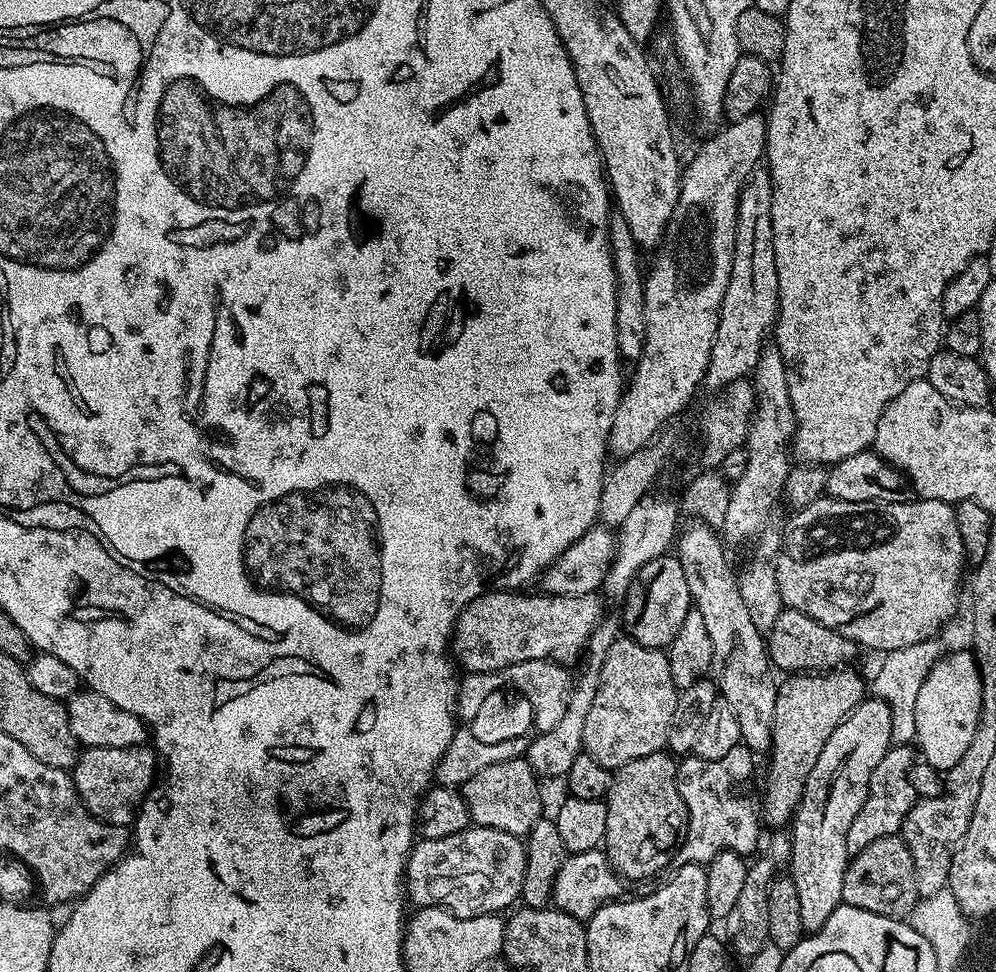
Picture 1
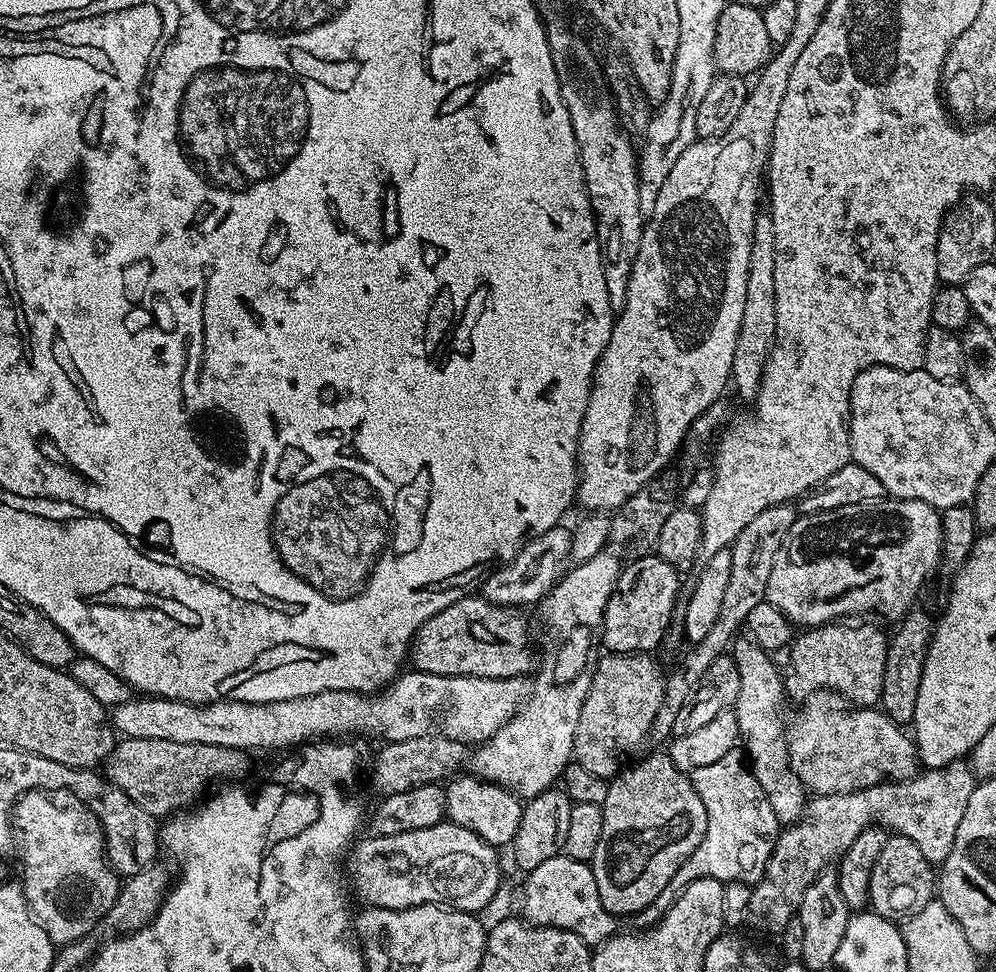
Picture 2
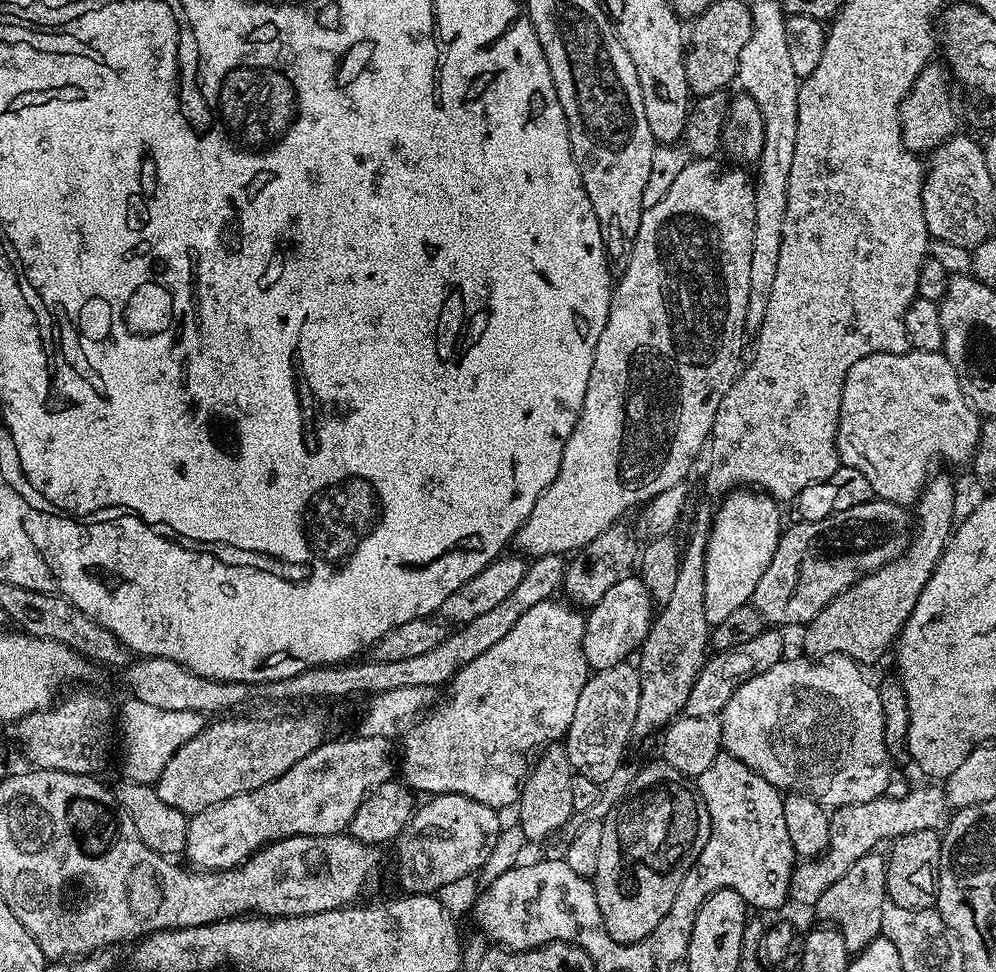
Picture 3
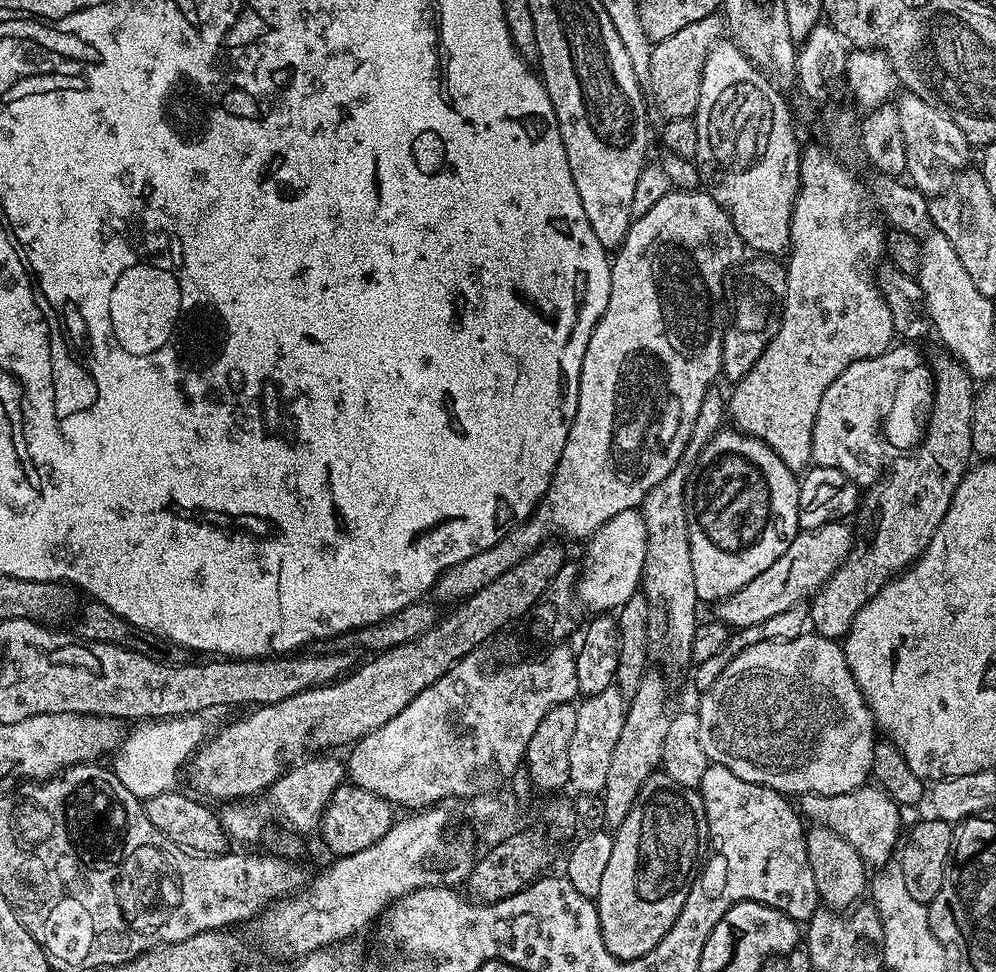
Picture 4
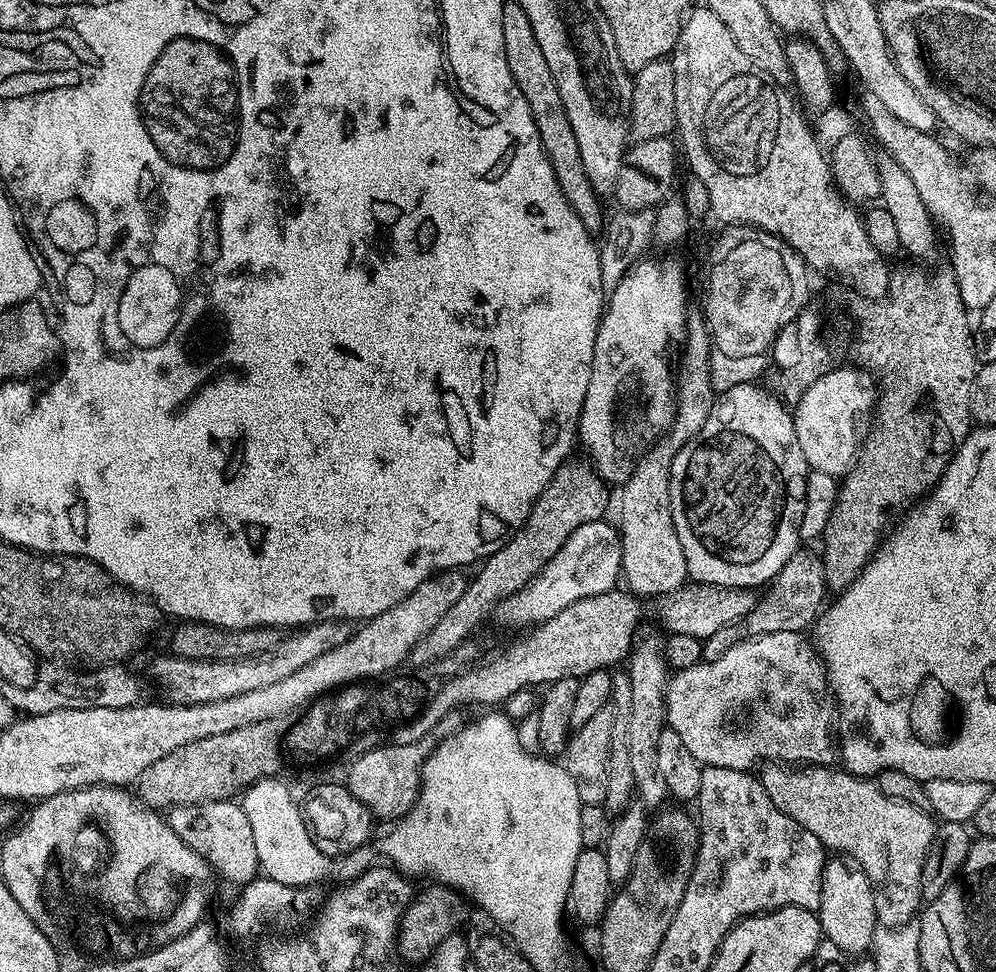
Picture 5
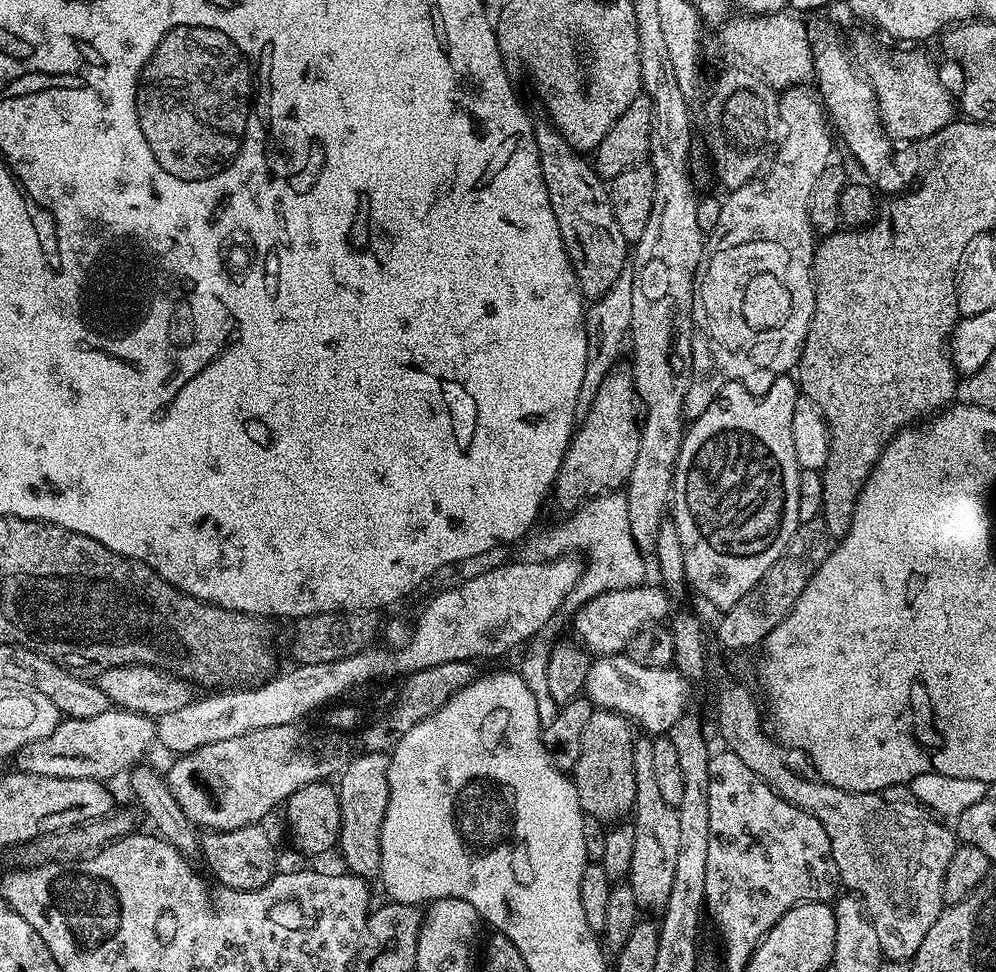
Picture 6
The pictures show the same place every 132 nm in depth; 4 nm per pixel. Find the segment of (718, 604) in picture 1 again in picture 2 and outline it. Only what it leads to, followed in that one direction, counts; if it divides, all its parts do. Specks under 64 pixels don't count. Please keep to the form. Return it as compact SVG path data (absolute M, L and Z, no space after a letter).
M750 638L743 639L734 639L730 647L730 655L736 663L740 678L738 698L734 705L740 731L739 743L746 753L754 778L758 778L758 786L762 786L762 794L766 794L766 802L770 802L770 810L774 810L774 818L778 818L780 825L787 826L804 813L806 789L798 774L792 772L788 743L784 738L786 720L785 717L780 717L780 712L776 709L786 700L784 678L781 669L776 669L776 664L772 661L775 659L769 653Z

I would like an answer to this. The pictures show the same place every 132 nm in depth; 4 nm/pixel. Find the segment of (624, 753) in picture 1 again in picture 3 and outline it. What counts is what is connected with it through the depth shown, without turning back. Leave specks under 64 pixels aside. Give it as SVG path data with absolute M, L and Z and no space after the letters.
M625 662L589 675L586 686L582 686L582 694L578 694L574 722L570 722L568 734L562 740L573 773L601 785L612 777L625 759L628 740L633 739L632 727L638 714L639 693L640 670L635 663Z

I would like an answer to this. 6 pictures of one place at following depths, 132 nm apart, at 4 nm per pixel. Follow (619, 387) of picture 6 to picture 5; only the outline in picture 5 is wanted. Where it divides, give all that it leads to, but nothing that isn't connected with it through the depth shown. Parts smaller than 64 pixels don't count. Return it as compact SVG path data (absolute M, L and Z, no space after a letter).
M565 462L560 467L534 502L524 525L512 533L498 551L475 569L476 577L473 575L469 579L466 594L462 594L462 598L458 598L458 602L454 602L454 606L446 610L446 615L438 622L438 626L434 626L434 630L430 630L430 634L426 634L426 638L417 642L410 657L413 665L431 664L450 655L456 647L469 639L468 635L471 632L478 631L487 622L488 616L490 620L503 600L518 594L518 590L525 588L552 561L558 550L566 546L570 534L578 530L578 526L605 519L600 508L609 511L609 485L597 475L591 463L572 463Z

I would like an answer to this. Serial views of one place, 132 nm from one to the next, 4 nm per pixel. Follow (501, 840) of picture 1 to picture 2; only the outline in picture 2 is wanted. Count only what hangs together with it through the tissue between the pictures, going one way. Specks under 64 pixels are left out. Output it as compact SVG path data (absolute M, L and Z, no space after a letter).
M451 822L426 830L406 830L406 834L368 834L365 840L357 839L346 853L346 880L351 895L369 908L406 910L423 904L442 904L477 914L494 897L502 881L496 852L471 828Z

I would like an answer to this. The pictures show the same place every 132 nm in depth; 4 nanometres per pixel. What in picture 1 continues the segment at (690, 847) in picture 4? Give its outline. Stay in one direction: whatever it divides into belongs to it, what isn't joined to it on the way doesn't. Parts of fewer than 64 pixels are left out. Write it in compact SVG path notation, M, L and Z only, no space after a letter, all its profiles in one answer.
M661 750L646 754L646 758L634 758L612 773L602 851L612 871L625 881L644 880L671 865L681 840L688 835L686 802L682 802L676 785L677 767L677 761Z

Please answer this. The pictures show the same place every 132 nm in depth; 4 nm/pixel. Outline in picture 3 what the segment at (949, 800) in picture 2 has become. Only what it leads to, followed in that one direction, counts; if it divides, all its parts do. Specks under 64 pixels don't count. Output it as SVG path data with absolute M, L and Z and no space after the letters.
M928 782L925 788L916 788L905 796L892 796L885 794L861 804L851 804L835 809L828 821L830 838L826 850L820 856L804 858L793 867L792 881L788 887L791 903L808 904L815 906L818 898L858 862L867 852L877 851L881 846L887 845L893 840L906 834L914 834L918 830L934 830L940 832L947 828L950 819L950 805L943 787Z

